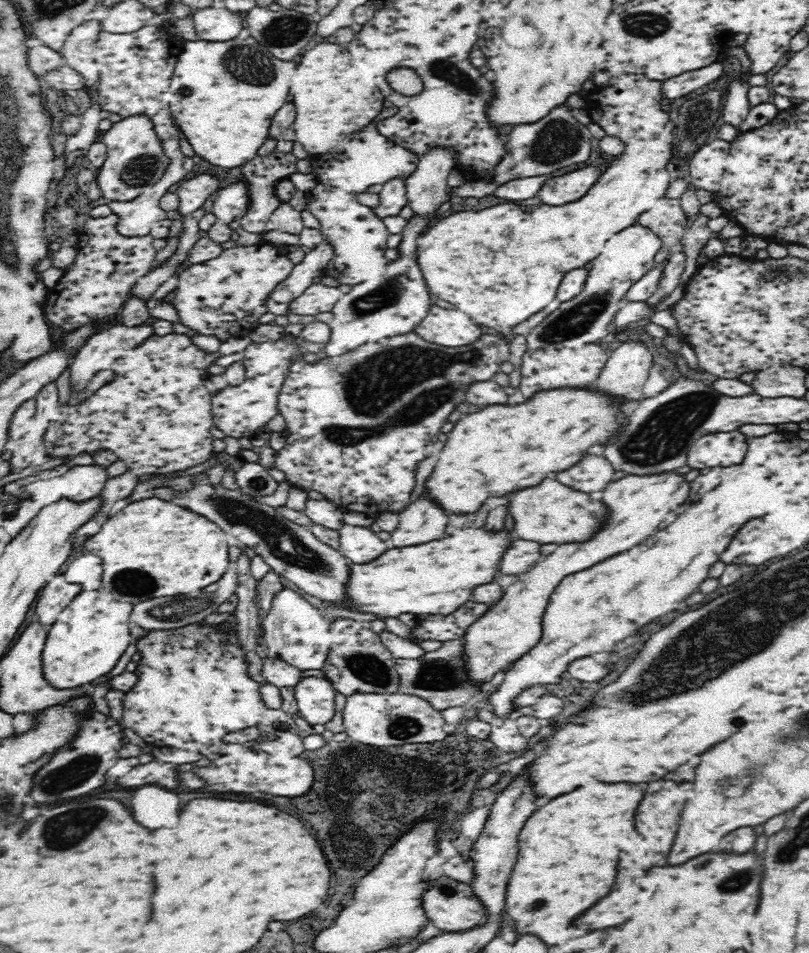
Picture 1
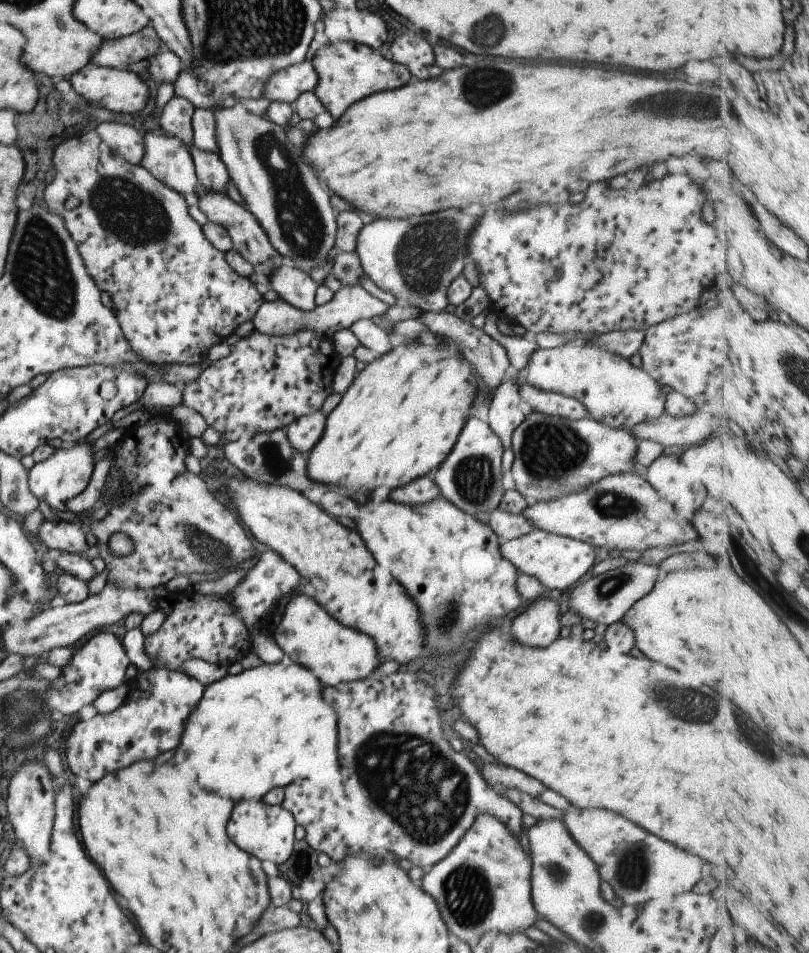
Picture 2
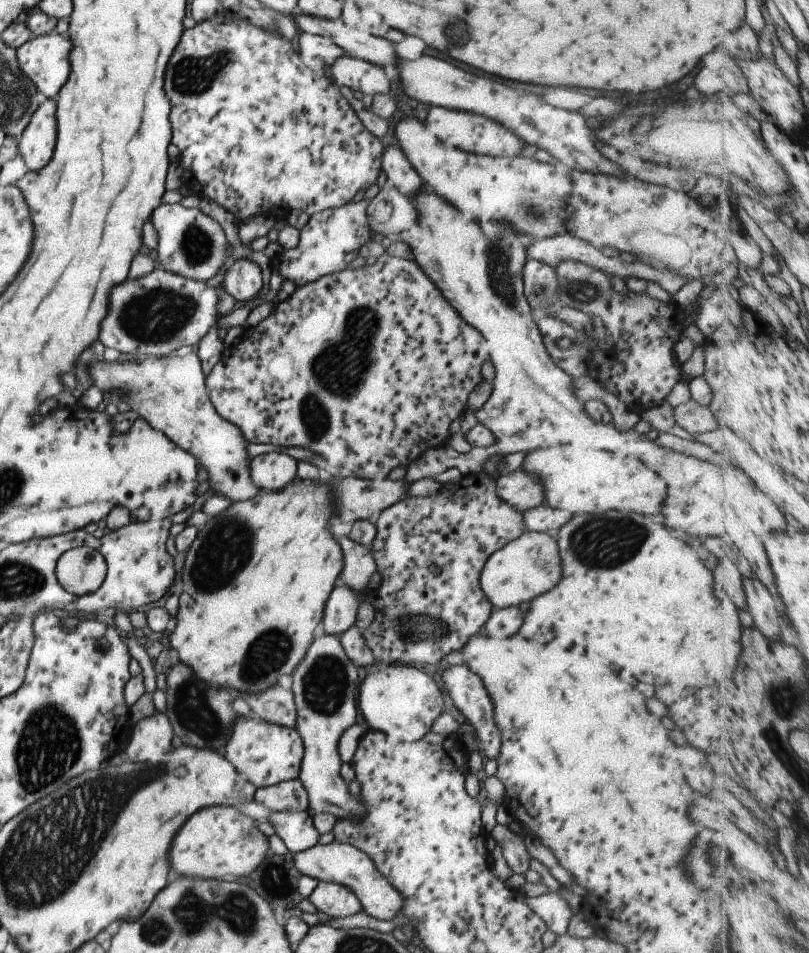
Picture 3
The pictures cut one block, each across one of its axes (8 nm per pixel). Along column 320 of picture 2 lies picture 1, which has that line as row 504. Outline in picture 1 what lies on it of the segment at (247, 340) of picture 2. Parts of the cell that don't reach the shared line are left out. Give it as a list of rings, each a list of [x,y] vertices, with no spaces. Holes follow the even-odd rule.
[[[409,332],[398,335],[396,338],[382,338],[374,344],[364,344],[356,350],[345,352],[342,354],[342,358],[348,358],[348,368],[342,368],[342,370],[338,366],[332,368],[332,360],[329,357],[312,363],[304,360],[303,357],[298,357],[290,363],[290,372],[278,393],[278,410],[286,421],[286,428],[281,435],[286,438],[286,442],[284,447],[276,452],[274,466],[284,472],[287,482],[292,486],[302,488],[306,492],[310,492],[310,490],[321,492],[326,499],[340,507],[343,512],[363,512],[373,519],[382,512],[401,513],[410,504],[410,493],[416,486],[418,462],[430,456],[428,450],[420,450],[420,448],[426,442],[430,442],[432,436],[438,434],[440,428],[444,426],[444,422],[448,420],[448,416],[456,410],[456,406],[466,400],[464,388],[470,386],[472,382],[488,381],[490,378],[494,378],[494,370],[498,371],[498,362],[508,360],[509,354],[508,346],[506,344],[498,346],[498,342],[474,342],[470,346],[460,346],[460,348],[452,348],[446,352],[446,346],[426,342],[426,340],[418,338],[414,332]]]

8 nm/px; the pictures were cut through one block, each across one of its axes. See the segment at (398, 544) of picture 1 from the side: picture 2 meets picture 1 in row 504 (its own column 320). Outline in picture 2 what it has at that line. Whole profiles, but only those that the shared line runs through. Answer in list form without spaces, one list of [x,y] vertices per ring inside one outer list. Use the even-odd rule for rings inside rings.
[[[321,408],[312,414],[298,417],[286,426],[289,443],[302,454],[310,452],[314,444],[322,438],[324,424],[326,424],[326,415]]]

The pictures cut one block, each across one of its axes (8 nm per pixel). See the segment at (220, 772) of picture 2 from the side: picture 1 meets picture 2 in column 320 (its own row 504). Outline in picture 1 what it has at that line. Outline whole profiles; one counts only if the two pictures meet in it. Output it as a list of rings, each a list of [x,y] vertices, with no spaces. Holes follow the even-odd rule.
[[[742,476],[738,482],[720,484],[710,490],[702,502],[687,499],[670,510],[659,525],[660,530],[654,531],[656,534],[646,538],[640,546],[562,579],[551,594],[543,616],[538,646],[512,663],[504,681],[488,697],[487,703],[492,704],[496,718],[504,720],[512,712],[518,712],[512,702],[530,686],[560,682],[561,675],[566,674],[566,668],[576,658],[592,656],[594,652],[612,652],[616,648],[614,644],[634,636],[640,626],[678,610],[708,578],[710,566],[720,560],[720,554],[743,524],[748,519],[763,517],[776,499],[775,487],[770,482],[764,484],[750,476]]]

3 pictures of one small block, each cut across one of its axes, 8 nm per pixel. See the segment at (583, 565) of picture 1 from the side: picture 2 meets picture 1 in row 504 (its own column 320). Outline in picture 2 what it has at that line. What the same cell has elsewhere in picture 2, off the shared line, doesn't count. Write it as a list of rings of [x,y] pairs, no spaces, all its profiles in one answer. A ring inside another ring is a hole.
[[[298,592],[287,603],[274,639],[288,658],[313,670],[326,687],[358,684],[382,663],[375,641],[367,634],[342,626],[315,598],[304,593]]]

